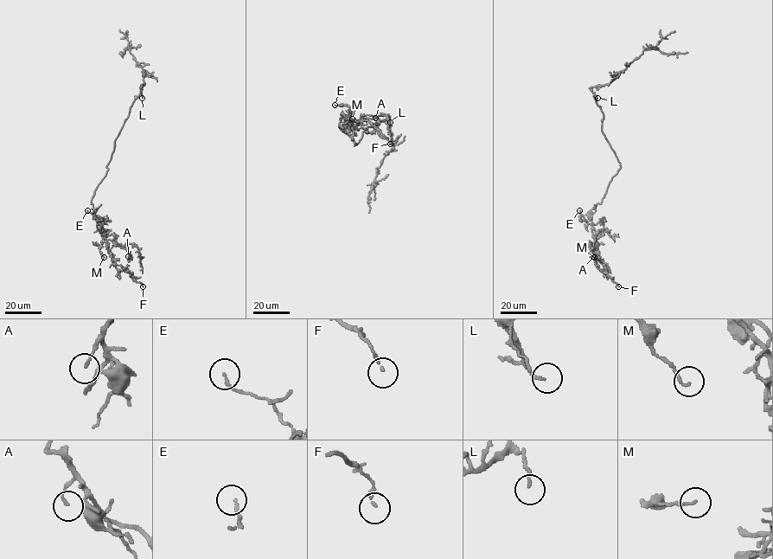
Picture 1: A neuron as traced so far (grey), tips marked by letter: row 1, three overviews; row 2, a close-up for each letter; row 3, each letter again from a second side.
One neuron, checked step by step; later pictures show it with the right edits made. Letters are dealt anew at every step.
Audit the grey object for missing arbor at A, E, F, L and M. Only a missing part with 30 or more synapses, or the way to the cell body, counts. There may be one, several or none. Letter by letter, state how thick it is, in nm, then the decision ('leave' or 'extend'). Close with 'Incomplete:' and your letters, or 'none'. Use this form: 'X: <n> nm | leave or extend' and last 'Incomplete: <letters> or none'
A: 110 nm | leave
E: 150 nm | leave
F: 140 nm | leave
L: 110 nm | leave
M: 110 nm | leave
Incomplete: none

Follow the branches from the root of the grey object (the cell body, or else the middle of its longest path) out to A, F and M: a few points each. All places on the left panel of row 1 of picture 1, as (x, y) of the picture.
A: (113, 149), (106, 175), (91, 203), (105, 238), (126, 248), (130, 252), (128, 256)
F: (113, 149), (106, 175), (96, 189), (91, 203), (94, 214), (99, 216), (111, 258), (143, 286)
M: (113, 149), (106, 175), (91, 202), (94, 214), (99, 216), (106, 240), (99, 247), (100, 253), (104, 257)

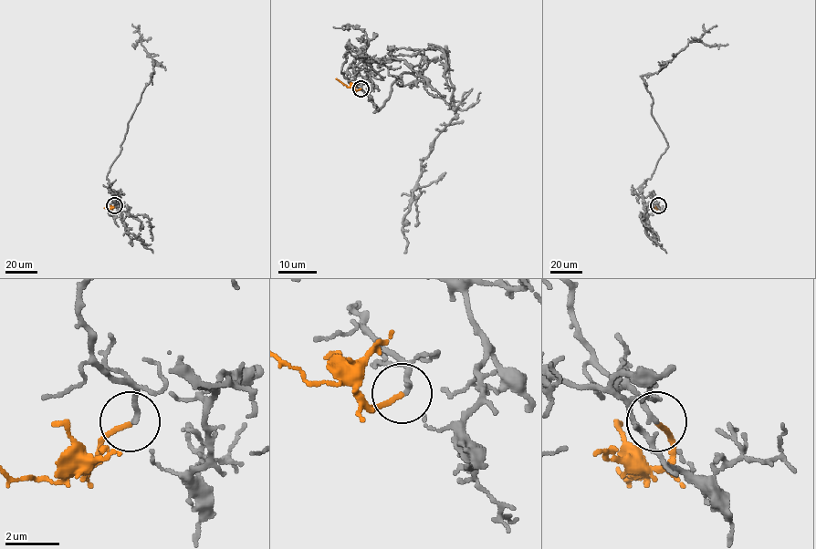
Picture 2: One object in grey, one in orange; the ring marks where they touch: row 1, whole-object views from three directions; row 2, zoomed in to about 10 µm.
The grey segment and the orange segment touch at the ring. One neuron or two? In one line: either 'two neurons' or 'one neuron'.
one neuron

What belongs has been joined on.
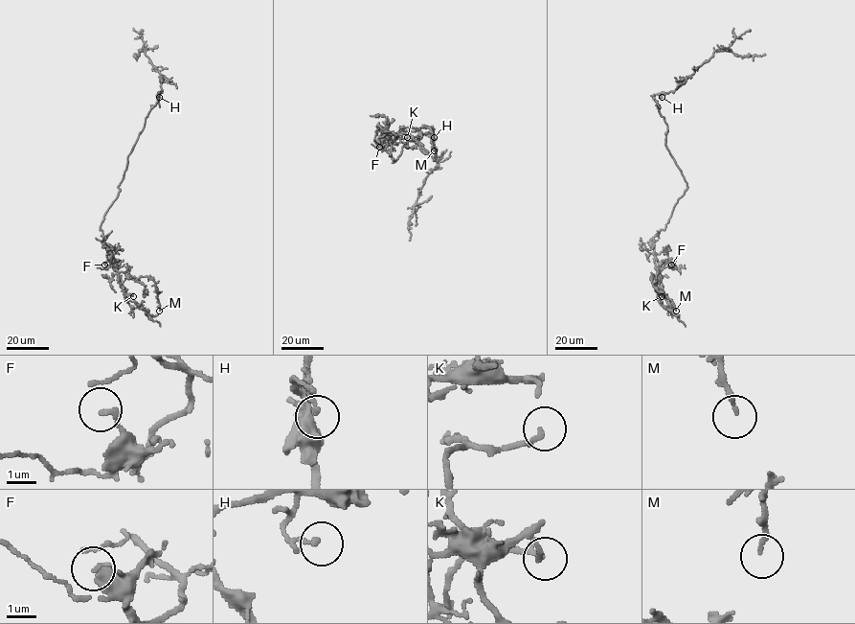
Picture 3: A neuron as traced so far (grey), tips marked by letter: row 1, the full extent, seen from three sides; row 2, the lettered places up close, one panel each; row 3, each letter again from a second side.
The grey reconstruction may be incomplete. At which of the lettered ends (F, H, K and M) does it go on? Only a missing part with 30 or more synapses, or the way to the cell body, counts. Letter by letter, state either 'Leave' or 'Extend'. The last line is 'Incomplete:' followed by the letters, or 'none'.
F: Leave
H: Leave
K: Leave
M: Leave
Incomplete: none

